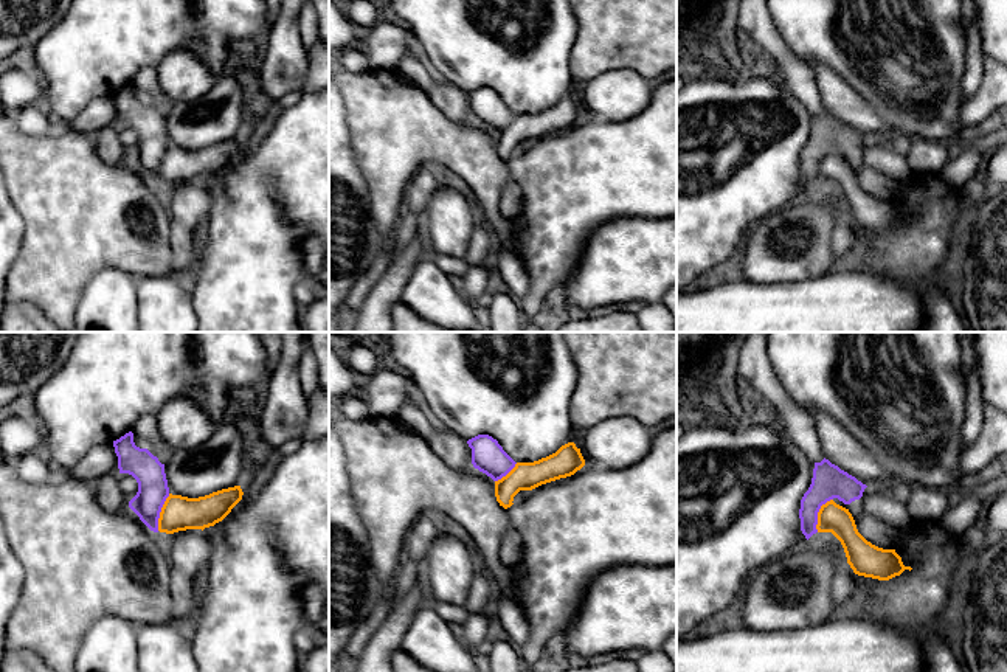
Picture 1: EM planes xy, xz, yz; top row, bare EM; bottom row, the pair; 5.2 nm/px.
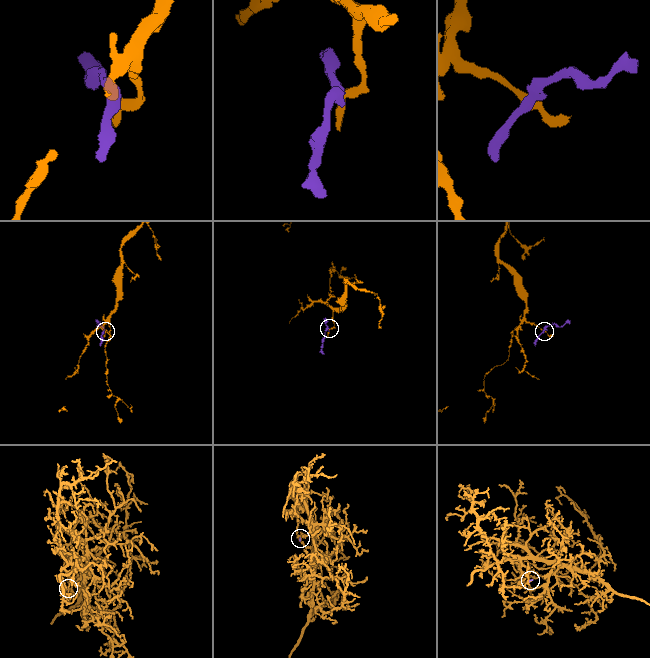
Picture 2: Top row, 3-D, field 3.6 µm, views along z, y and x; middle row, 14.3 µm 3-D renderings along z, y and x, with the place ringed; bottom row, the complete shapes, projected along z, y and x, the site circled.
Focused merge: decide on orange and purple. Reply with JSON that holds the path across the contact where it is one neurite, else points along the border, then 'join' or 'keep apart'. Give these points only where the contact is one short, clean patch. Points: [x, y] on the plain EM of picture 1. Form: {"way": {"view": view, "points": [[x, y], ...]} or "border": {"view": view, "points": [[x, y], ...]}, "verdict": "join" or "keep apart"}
{"way": {"view": "yz", "points": [[832, 169], [818, 166], [818, 151], [829, 134]]}, "verdict": "join"}

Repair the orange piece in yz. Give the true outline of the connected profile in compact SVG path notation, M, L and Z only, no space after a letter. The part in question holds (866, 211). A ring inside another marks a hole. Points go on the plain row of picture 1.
M825 110L815 115L811 137L801 152L801 183L807 192L816 185L832 185L841 194L855 227L889 233L912 220L903 217L895 202L883 202L867 194L858 185L849 161L833 154L838 151L850 157L863 149L866 140Z

